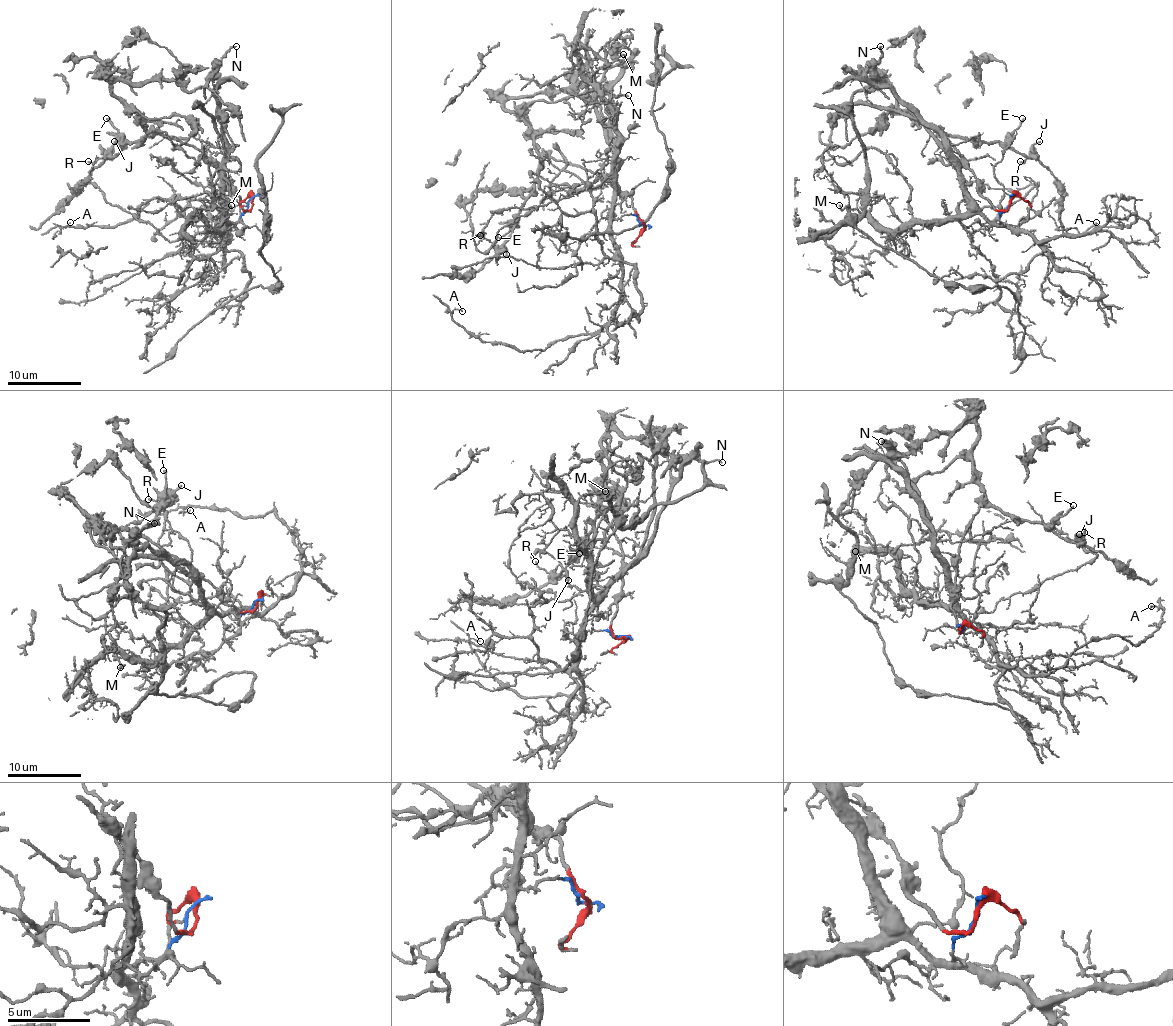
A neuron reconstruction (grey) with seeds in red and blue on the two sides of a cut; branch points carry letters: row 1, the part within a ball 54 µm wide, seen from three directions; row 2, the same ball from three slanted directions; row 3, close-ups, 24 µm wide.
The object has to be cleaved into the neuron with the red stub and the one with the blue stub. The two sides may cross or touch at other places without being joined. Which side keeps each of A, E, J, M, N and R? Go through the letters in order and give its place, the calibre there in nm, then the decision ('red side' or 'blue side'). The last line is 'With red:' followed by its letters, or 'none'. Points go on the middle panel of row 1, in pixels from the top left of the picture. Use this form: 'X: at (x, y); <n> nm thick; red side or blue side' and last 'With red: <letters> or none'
A: at (462, 311); 100 nm thick; blue side
E: at (498, 237); 220 nm thick; red side
J: at (506, 254); 220 nm thick; red side
M: at (623, 54); 130 nm thick; blue side
N: at (628, 95); 190 nm thick; red side
R: at (480, 235); 150 nm thick; red side
With red: E, J, N, R

